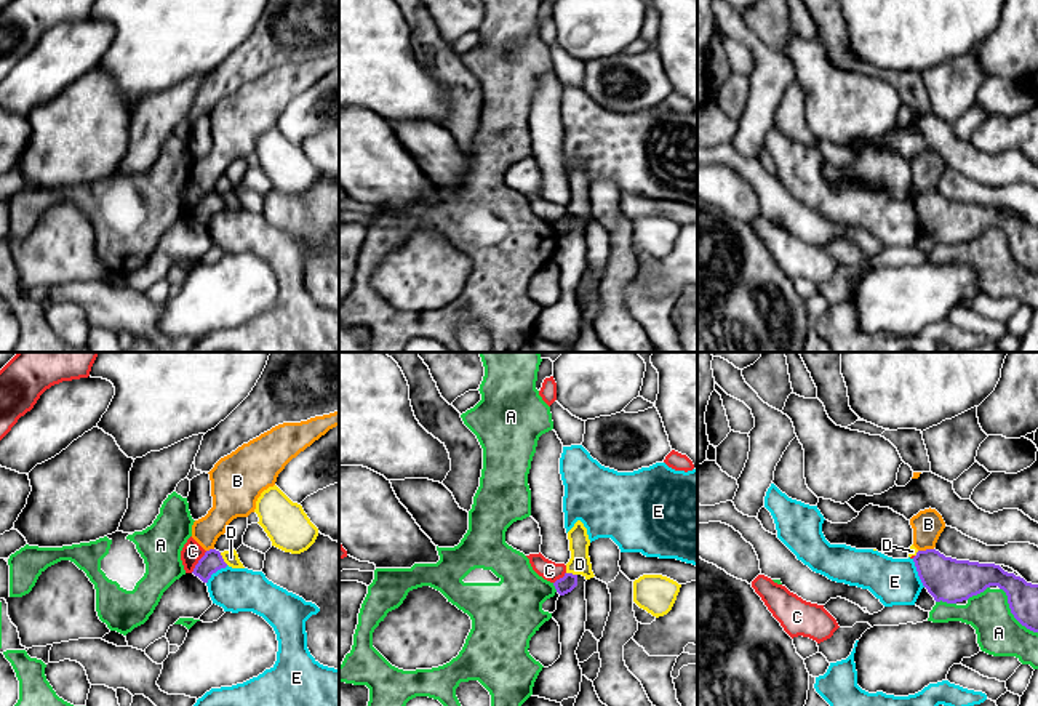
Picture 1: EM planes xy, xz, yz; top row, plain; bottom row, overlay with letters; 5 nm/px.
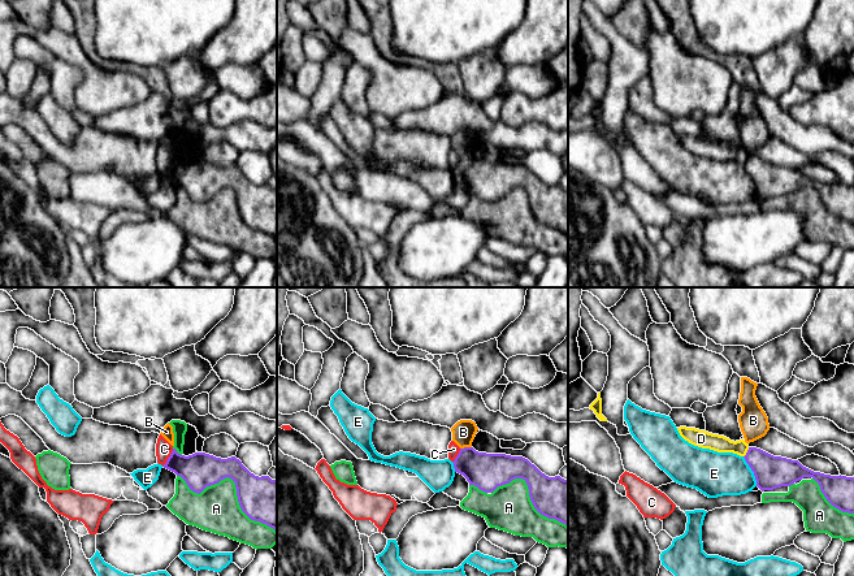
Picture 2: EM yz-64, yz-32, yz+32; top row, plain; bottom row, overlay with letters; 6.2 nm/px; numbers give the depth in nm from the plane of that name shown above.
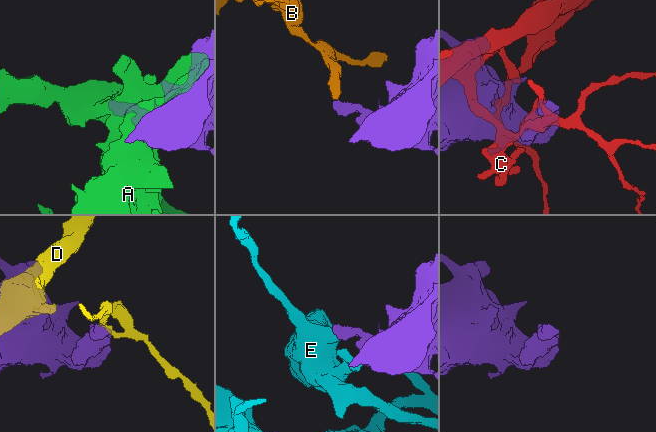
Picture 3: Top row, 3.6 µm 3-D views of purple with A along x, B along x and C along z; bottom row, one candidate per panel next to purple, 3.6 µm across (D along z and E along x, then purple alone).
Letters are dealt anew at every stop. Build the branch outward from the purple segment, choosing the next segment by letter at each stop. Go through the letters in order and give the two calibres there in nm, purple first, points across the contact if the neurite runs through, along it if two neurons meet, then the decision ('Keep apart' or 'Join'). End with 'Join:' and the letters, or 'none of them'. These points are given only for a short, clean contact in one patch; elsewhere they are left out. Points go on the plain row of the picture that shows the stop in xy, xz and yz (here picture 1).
A: Thickness 160 nm (purple) against 220 nm. Keep apart
B: Thickness 220 nm (purple) against 150 nm. Boundary: yz (933, 189), (918, 192). Keep apart
C: Thickness 100 nm (purple) against 100 nm. Keep apart
D: Thickness 100 nm (purple) against 80 nm. Boundary: xy (219, 194), (227, 205). Keep apart
E: Thickness 220 nm (purple) against 240 nm. Keep apart
Join: none of them

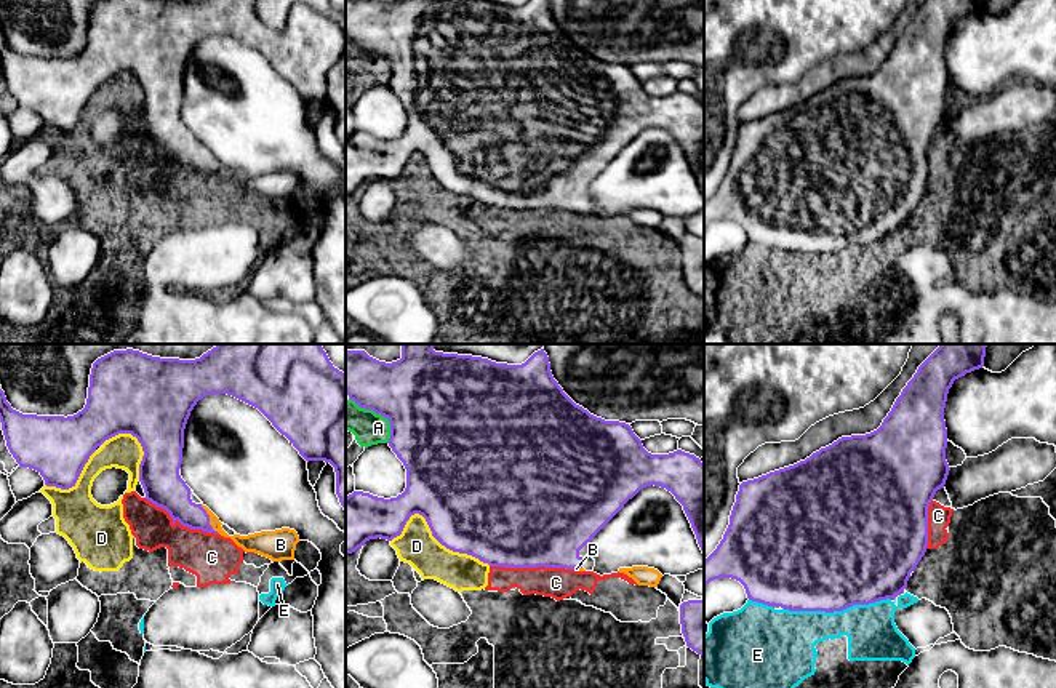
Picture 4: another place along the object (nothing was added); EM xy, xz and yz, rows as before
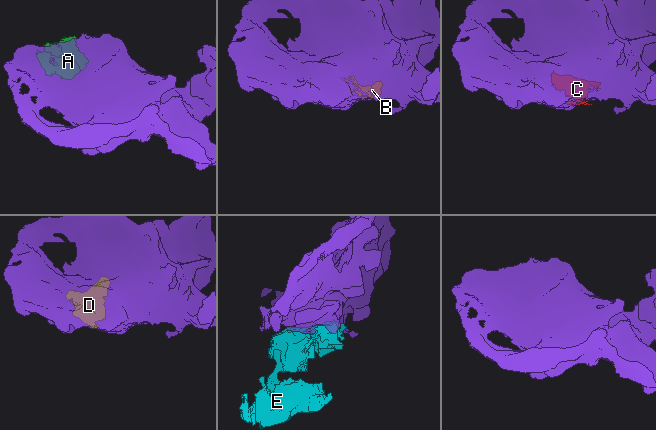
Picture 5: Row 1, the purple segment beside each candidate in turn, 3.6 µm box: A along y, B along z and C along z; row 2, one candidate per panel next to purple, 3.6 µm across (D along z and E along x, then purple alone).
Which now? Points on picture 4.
A: Thickness 440 nm (purple) against 160 nm. Keep apart
B: Thickness 180 nm (purple) against 90 nm. Join
C: Thickness 500 nm (purple) against 160 nm. Keep apart
D: Thickness 500 nm (purple) against 190 nm. Keep apart
E: Thickness 500 nm (purple) against 260 nm. Keep apart
Join: B

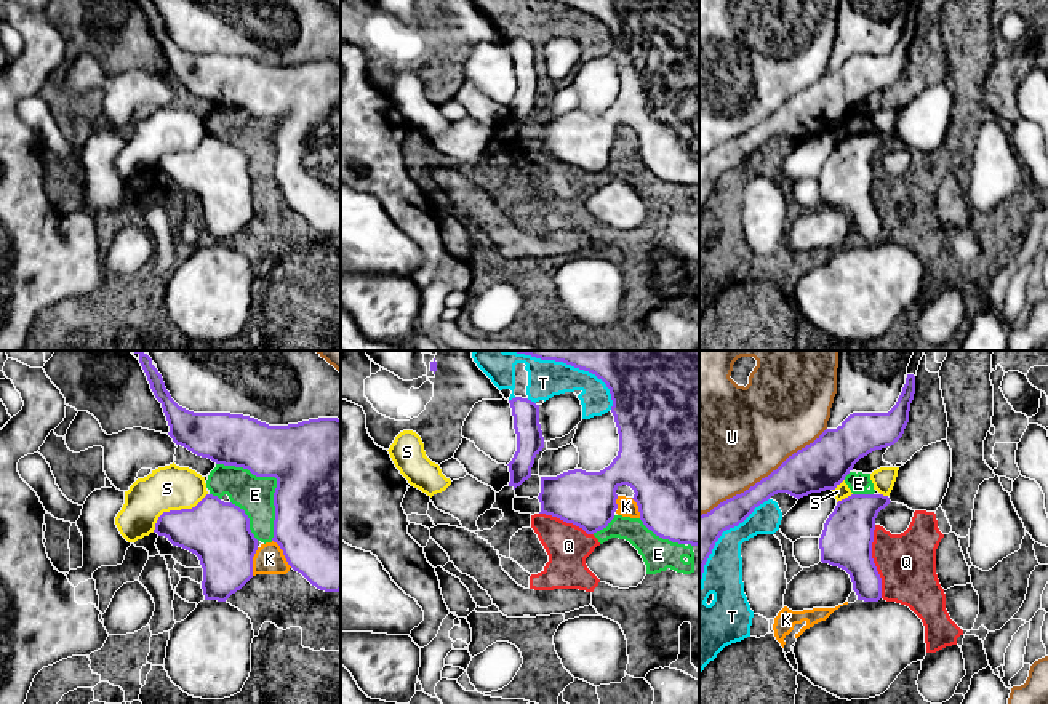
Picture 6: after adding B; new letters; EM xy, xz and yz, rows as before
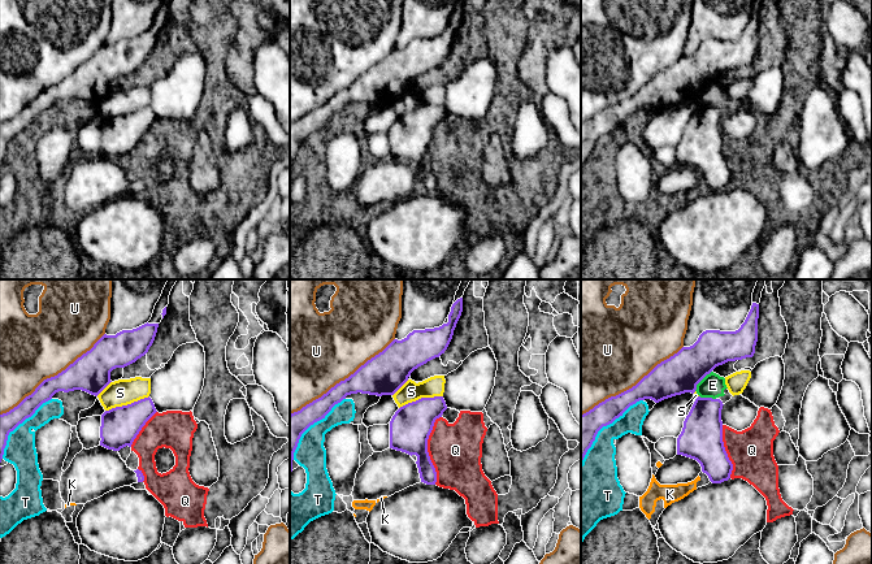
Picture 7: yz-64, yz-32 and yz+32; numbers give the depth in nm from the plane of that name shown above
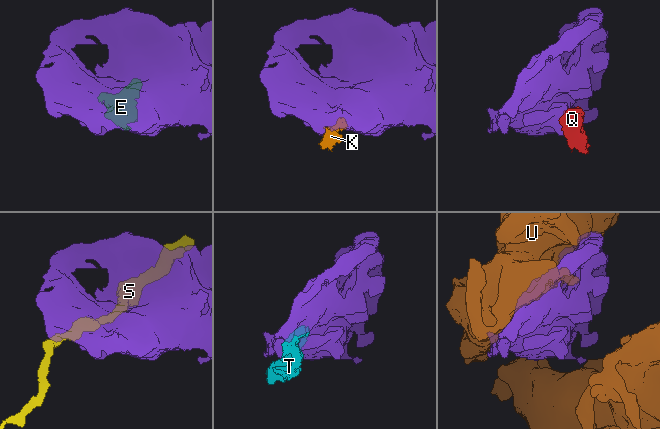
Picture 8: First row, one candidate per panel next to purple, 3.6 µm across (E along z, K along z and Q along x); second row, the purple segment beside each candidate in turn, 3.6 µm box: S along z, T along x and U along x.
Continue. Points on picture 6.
E: Thickness 500 nm (purple) against 190 nm. Keep apart
K: Thickness 500 nm (purple) against 150 nm. Boundary: xy (272, 181), (292, 208). Keep apart
Q: Thickness 260 nm (purple) against 300 nm. Keep apart
S: Thickness 320 nm (purple) against 220 nm. Keep apart
T: Thickness 190 nm (purple) against 200 nm. Keep apart
U: Thickness 220 nm (purple) against 500 nm. Keep apart
Join: none of them

